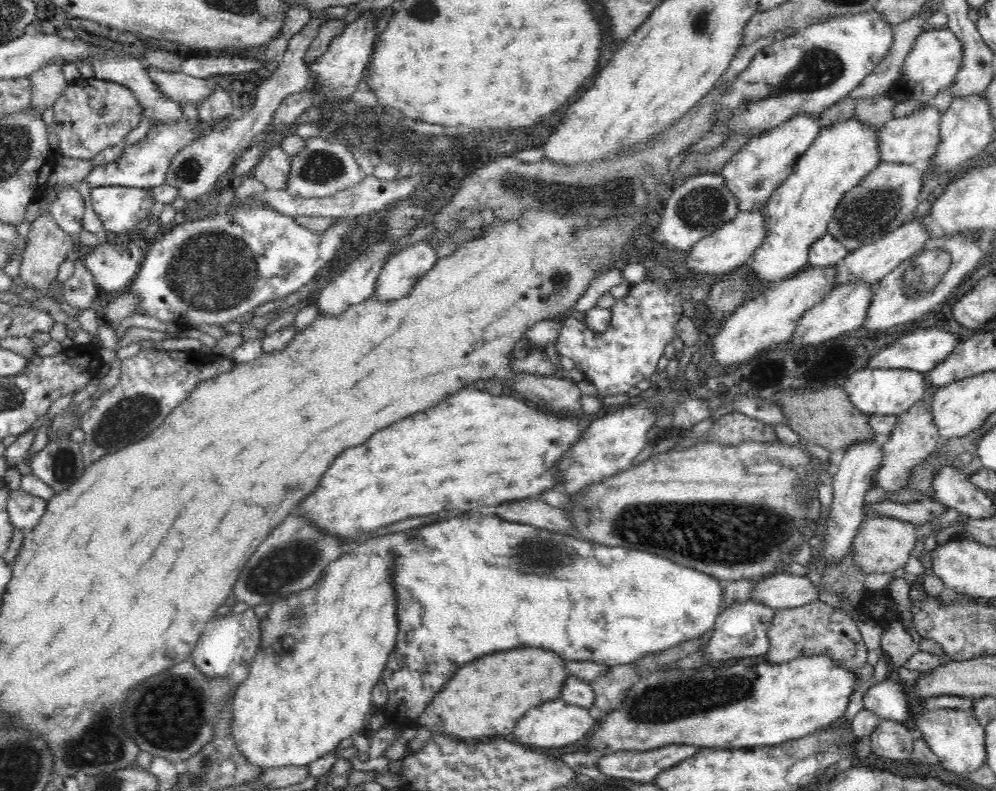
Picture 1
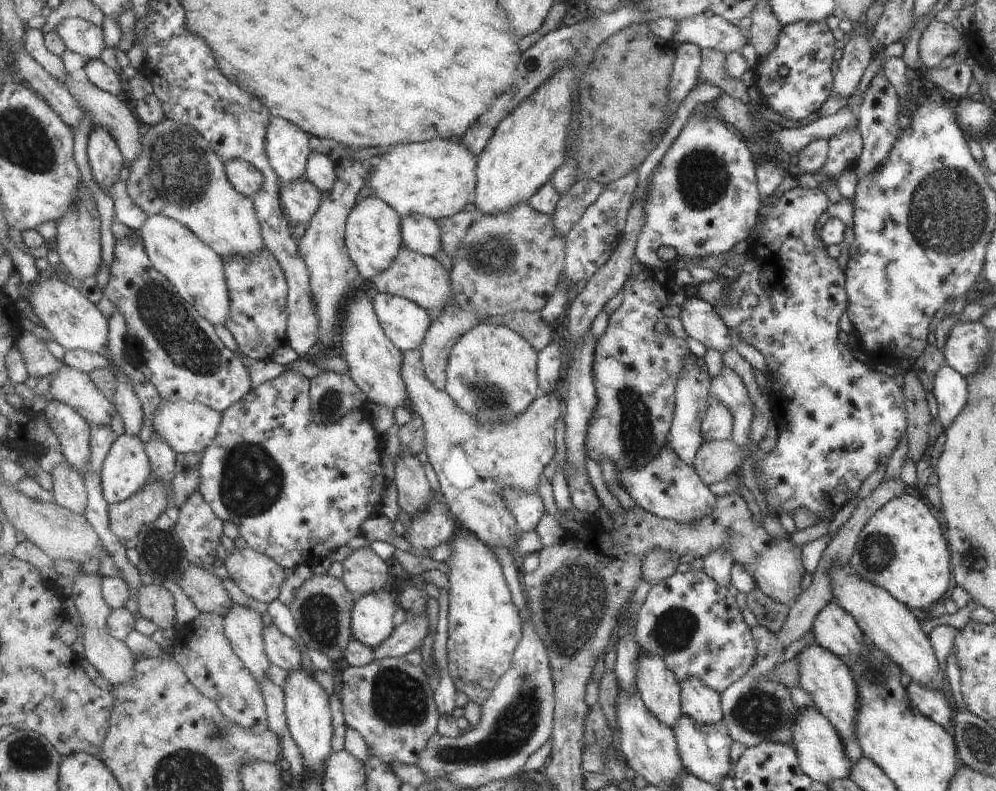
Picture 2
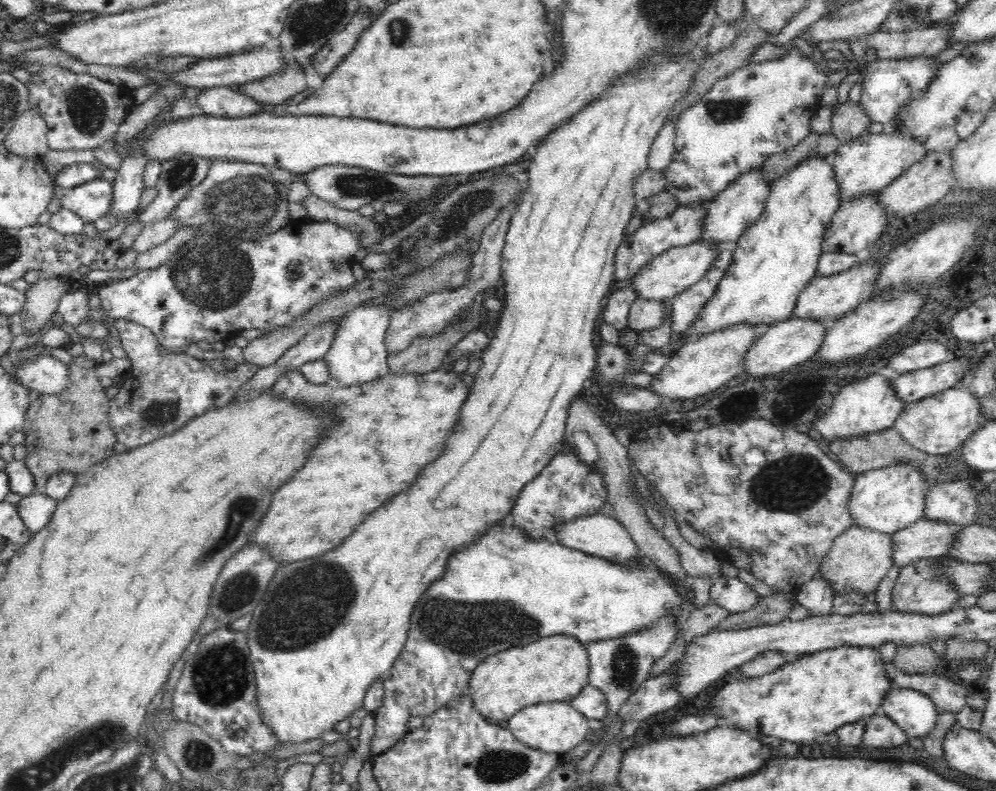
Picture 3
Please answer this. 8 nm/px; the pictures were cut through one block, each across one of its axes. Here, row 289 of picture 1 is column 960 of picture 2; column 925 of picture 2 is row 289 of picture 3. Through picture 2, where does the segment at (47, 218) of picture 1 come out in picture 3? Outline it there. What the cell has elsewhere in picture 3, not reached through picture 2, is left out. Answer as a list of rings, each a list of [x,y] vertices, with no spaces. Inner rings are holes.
[[[49,274],[47,279],[38,279],[29,284],[29,288],[24,292],[24,306],[19,314],[29,328],[28,334],[40,330],[52,314],[57,313],[59,300],[68,290],[64,281],[55,275]]]

